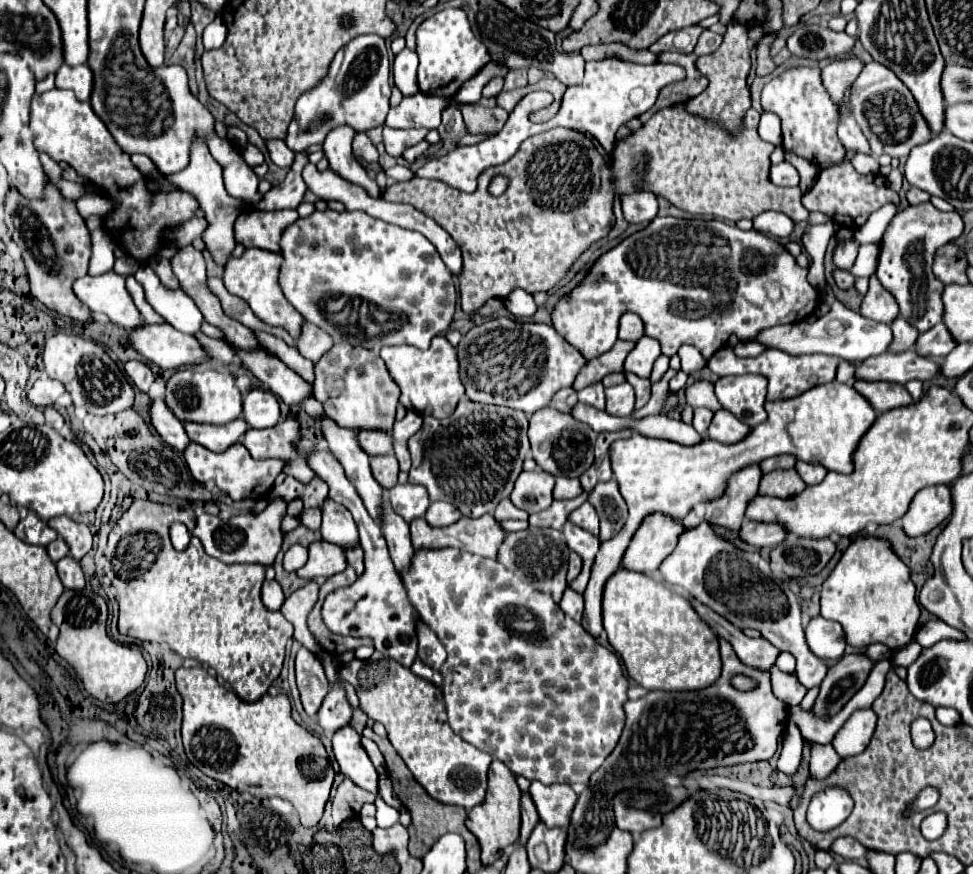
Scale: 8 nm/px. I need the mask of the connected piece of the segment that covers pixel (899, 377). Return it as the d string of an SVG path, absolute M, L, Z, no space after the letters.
M915 351L905 353L883 353L877 357L869 357L863 361L857 371L855 379L859 381L889 381L889 383L907 383L911 379L927 381L937 375L937 361L919 357Z

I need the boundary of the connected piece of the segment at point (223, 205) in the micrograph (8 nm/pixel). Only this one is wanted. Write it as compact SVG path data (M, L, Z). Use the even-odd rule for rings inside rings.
M195 137L193 139L193 149L191 149L191 161L189 165L175 175L165 177L171 185L177 185L181 189L187 189L189 193L193 193L199 201L199 207L205 211L205 219L209 221L207 231L203 233L203 241L207 245L207 251L213 255L215 263L225 265L231 251L235 249L235 239L233 239L233 223L237 219L237 215L241 213L243 205L239 205L237 199L229 197L225 187L223 187L223 179L221 179L221 167L217 165L217 161L211 157L207 143L203 137Z

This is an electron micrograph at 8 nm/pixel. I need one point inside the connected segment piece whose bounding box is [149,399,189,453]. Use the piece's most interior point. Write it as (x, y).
(170, 430)

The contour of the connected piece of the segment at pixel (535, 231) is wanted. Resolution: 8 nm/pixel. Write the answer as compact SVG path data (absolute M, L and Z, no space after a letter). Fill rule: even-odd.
M677 103L657 111L643 127L631 135L617 139L617 149L607 155L599 151L585 133L557 127L529 137L505 165L487 169L481 175L475 193L461 193L441 181L413 177L409 181L393 183L387 187L383 199L415 205L419 211L433 217L455 239L463 251L463 273L459 277L461 307L465 313L473 315L485 305L487 299L505 299L515 287L521 287L527 293L549 291L593 241L599 241L611 231L615 223L615 199L625 193L637 193L637 189L661 195L677 209L691 215L711 215L725 221L739 221L753 219L763 211L781 211L793 219L793 223L807 221L809 211L801 205L803 191L799 187L775 187L769 181L769 155L775 147L761 141L757 135L757 123L759 113L751 107L745 111L741 131L733 135L713 121L693 117L687 111L685 103ZM495 175L509 179L505 193L499 197L489 193L489 185Z

